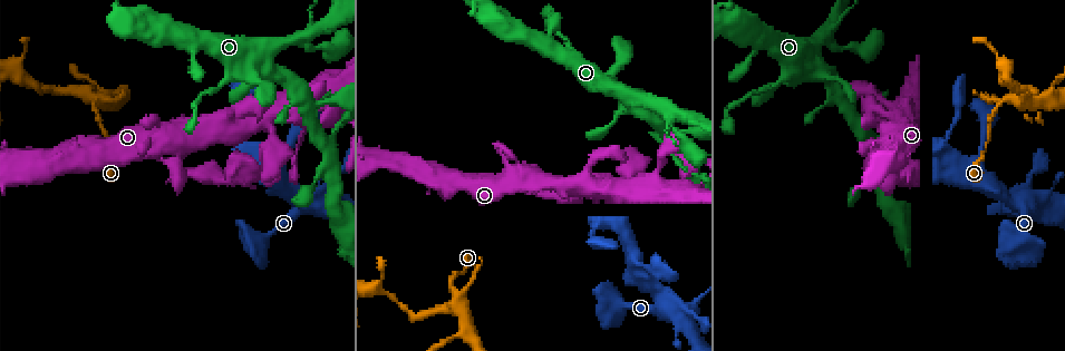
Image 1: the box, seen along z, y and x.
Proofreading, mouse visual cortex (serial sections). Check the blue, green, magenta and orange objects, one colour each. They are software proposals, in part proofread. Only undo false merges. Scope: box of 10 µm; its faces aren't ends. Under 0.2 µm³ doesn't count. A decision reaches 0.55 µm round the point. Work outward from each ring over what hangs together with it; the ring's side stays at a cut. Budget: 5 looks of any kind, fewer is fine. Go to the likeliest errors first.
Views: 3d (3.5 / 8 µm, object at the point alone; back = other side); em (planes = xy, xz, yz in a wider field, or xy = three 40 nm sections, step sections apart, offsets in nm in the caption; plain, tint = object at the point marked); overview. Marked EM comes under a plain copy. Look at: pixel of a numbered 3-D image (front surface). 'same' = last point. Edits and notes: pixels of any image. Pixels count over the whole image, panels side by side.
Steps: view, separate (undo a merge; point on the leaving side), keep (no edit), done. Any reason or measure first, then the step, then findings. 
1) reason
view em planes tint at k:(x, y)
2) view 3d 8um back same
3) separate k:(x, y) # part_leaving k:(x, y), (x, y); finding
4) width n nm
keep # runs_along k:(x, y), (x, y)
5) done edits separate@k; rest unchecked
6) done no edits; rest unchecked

sharp bend
view 3d 3.5um at 1:(97, 100)

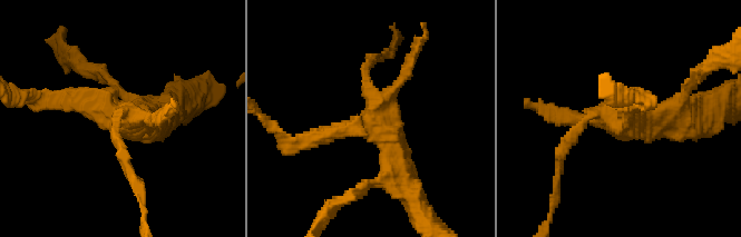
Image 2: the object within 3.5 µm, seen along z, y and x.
now the EM
view em planes tint at 2:(620, 121)

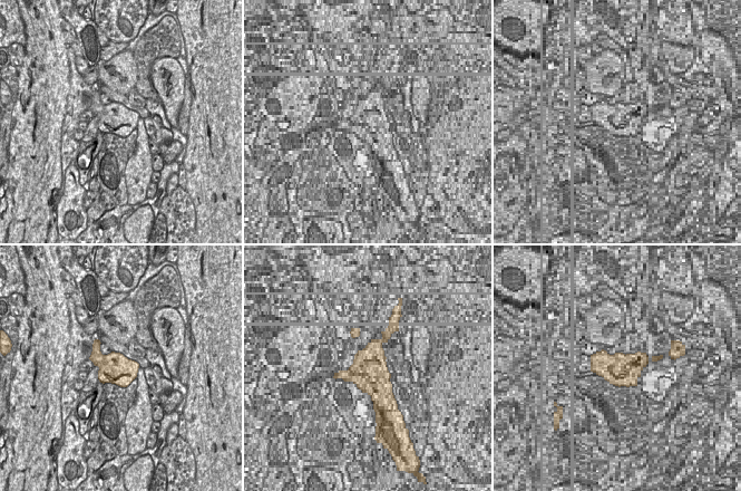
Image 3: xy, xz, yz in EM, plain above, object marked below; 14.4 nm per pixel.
keep # one cell here

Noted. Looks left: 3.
three-way junction
view 3d 3.5um at 1:(320, 137)

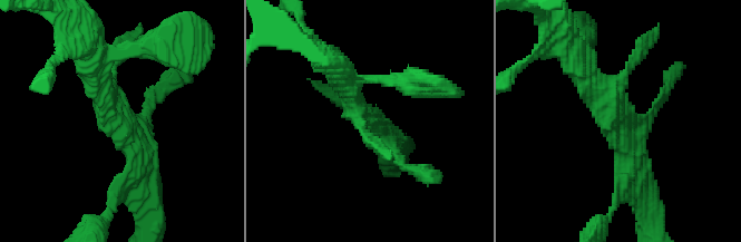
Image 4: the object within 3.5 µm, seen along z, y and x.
view em xy step 1 tint at 4:(369, 114)

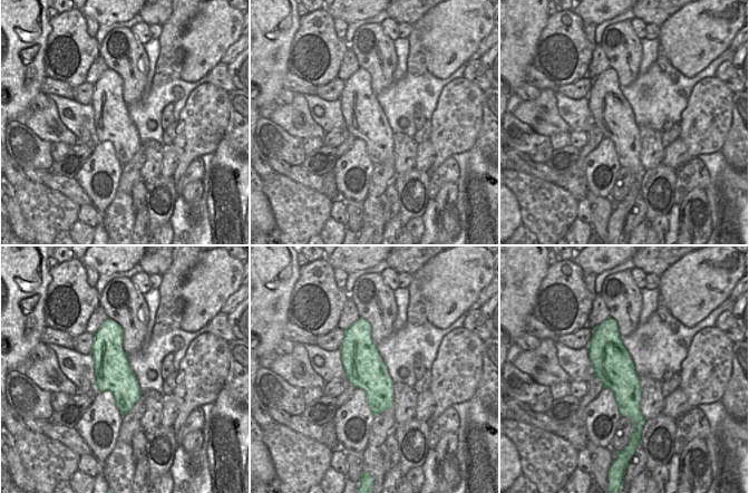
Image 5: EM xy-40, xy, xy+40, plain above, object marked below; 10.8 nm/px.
view em planes tint same

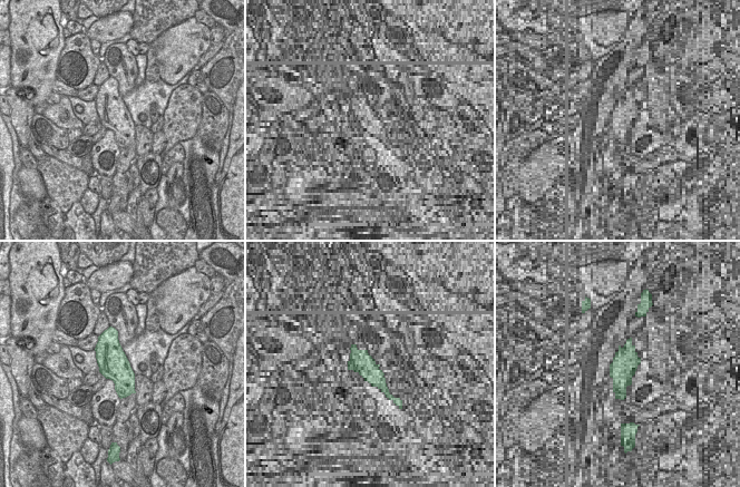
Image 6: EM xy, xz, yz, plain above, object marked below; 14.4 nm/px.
keep # runs_along 4:(578, 63), (607, 100), (644, 178); continuous, no second cell

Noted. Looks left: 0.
done no edits; rest unchecked

